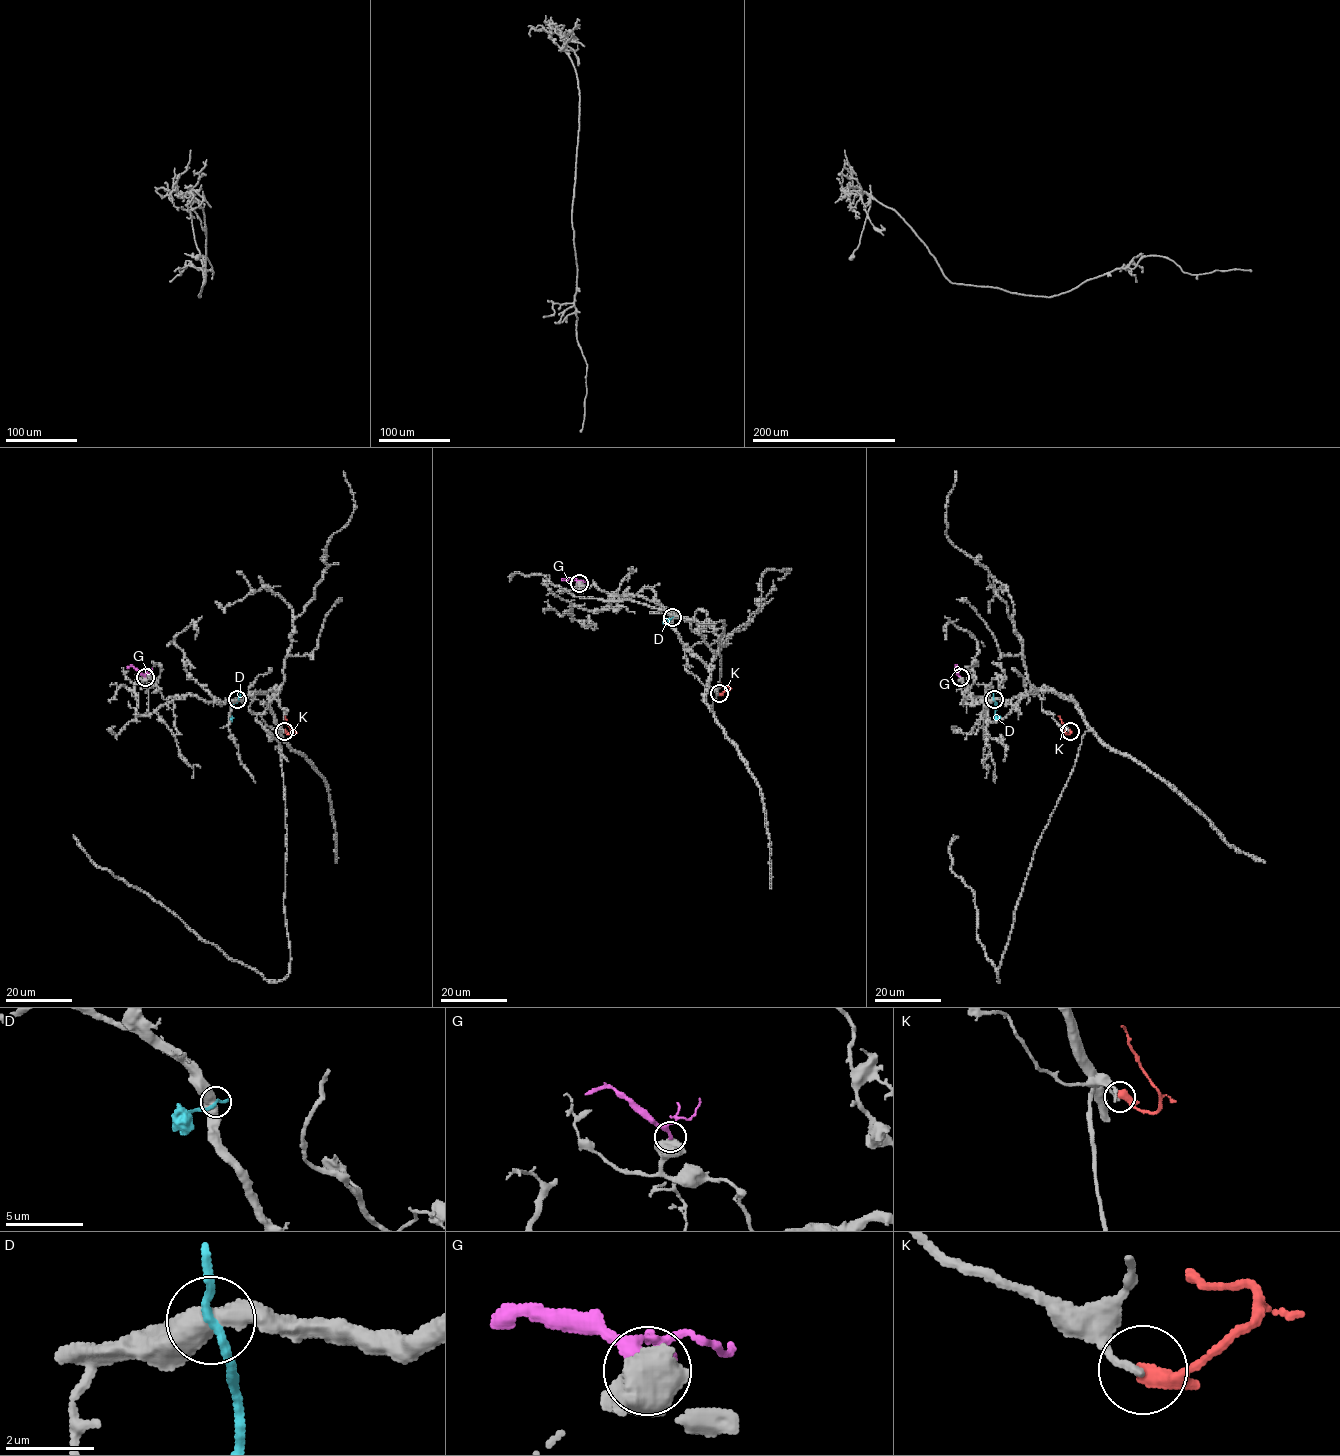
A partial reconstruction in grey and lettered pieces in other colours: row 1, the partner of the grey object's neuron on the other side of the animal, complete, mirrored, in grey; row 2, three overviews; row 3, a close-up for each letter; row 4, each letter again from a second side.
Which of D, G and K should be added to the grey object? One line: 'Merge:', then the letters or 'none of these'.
Merge: G

